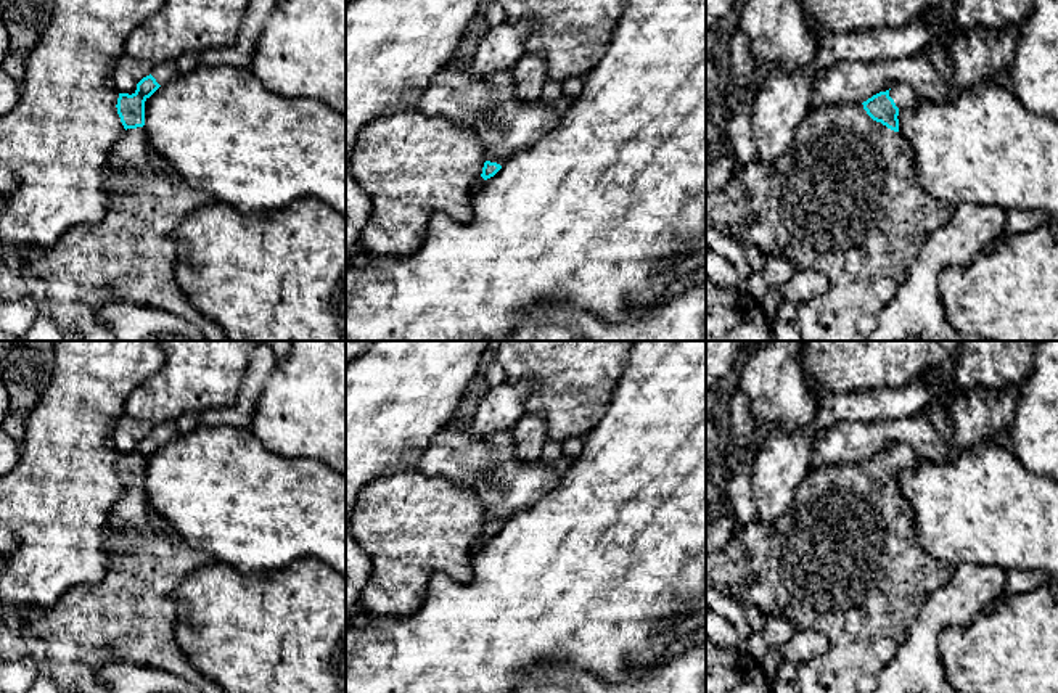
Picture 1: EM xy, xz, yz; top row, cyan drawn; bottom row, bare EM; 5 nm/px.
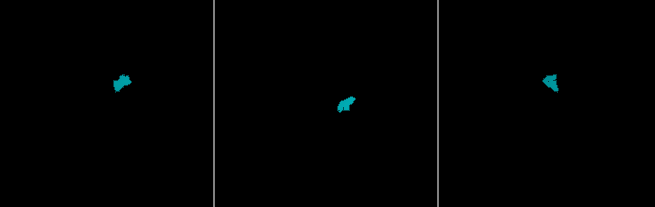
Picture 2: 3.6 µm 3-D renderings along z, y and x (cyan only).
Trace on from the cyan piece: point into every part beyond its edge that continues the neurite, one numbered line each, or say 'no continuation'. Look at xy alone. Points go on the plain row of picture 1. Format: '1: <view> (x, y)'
1: xy (164, 433)
2: xy (131, 615)

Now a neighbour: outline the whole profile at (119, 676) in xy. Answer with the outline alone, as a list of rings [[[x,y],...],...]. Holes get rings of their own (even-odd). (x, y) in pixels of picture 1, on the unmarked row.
[[[124,659],[108,662],[98,680],[111,693],[201,693],[178,675]]]

